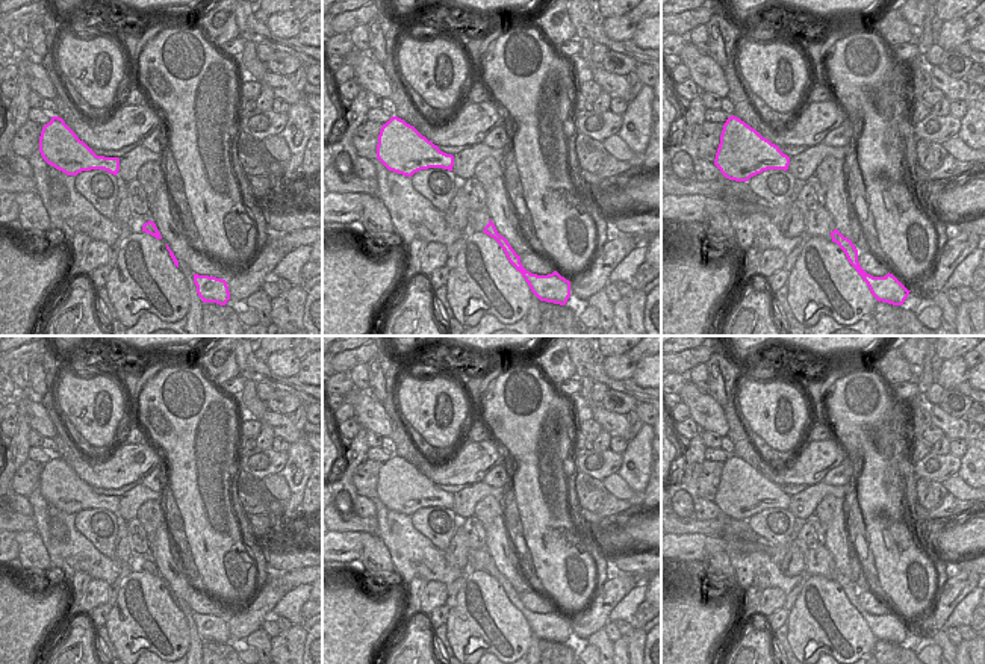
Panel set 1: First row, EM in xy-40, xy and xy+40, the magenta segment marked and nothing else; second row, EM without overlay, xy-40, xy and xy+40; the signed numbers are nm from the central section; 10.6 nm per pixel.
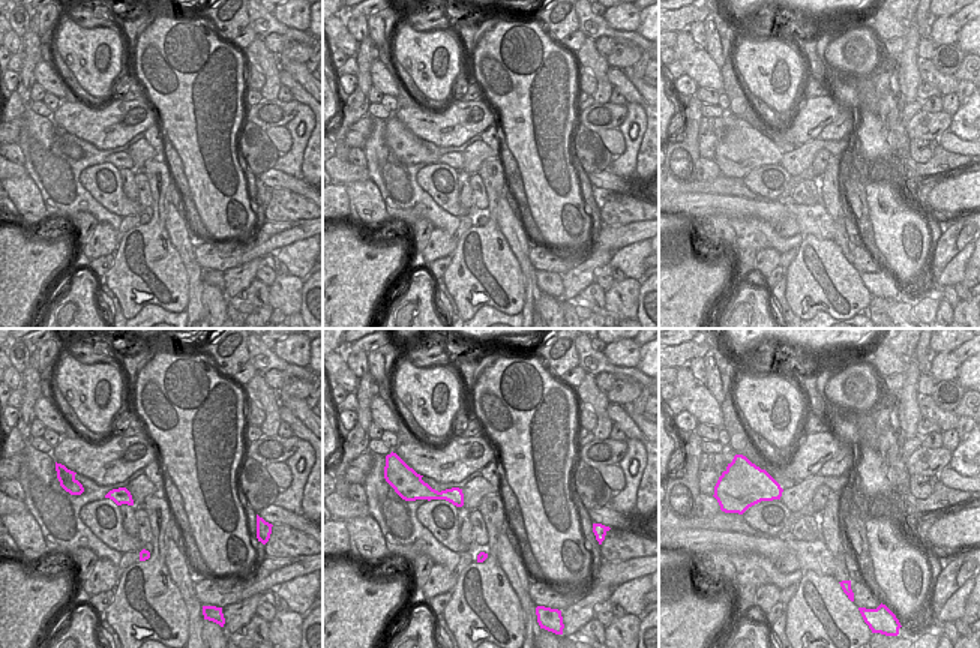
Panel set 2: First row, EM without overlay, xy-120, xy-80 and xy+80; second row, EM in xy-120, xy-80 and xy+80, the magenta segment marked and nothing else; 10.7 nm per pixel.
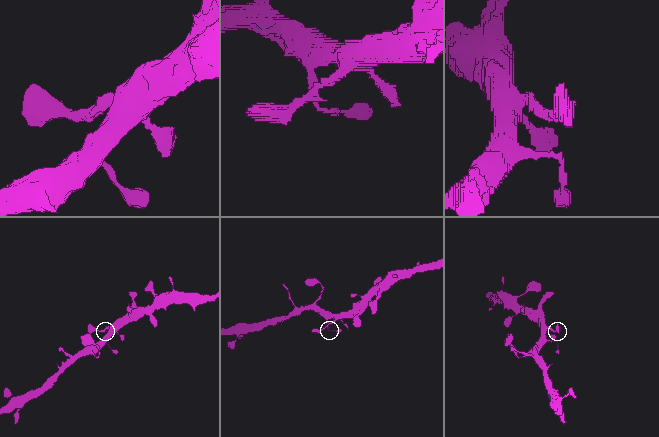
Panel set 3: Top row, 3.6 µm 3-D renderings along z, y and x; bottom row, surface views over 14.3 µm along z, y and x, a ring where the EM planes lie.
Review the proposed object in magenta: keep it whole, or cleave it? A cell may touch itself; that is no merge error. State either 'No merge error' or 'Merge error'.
No merge error

